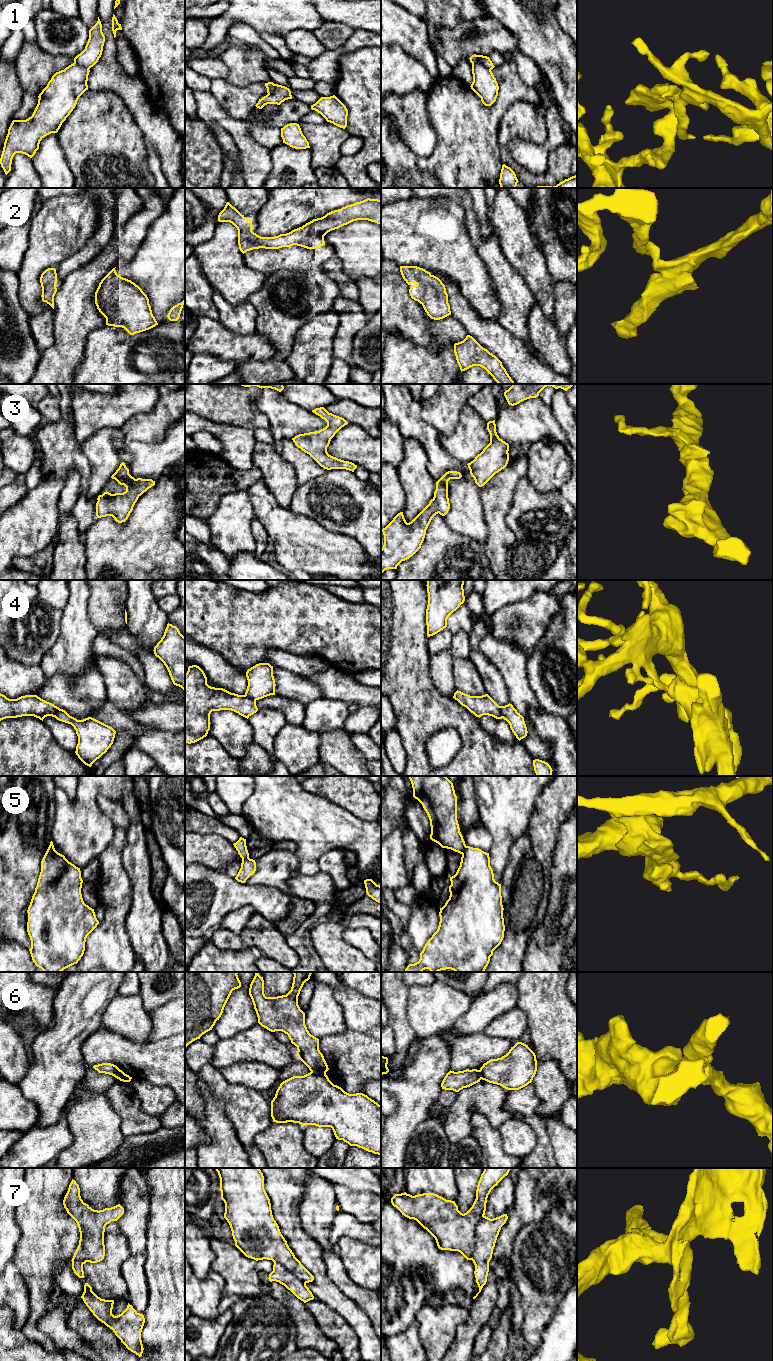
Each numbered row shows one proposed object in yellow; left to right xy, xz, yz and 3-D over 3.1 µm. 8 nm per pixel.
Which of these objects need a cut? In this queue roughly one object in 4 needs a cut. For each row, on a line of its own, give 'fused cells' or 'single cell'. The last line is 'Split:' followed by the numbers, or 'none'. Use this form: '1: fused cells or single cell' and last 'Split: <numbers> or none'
1: fused cells
2: single cell
3: single cell
4: fused cells
5: fused cells
6: fused cells
7: fused cells
Split: 1, 4, 5, 6, 7

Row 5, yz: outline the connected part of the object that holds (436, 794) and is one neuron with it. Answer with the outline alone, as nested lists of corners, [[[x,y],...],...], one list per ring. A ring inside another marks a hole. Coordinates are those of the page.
[[[408,776],[413,797],[426,811],[431,826],[430,839],[442,848],[462,854],[466,844],[457,820],[457,796],[446,776]]]

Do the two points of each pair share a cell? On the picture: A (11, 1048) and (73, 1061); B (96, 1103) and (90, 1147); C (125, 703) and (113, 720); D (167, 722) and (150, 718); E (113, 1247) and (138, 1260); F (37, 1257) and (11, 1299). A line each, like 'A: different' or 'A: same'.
A: different
B: same
C: different
D: same
E: different
F: different

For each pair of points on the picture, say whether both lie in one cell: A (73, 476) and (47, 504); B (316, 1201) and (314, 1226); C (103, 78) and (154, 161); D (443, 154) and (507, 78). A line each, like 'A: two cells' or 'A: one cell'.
A: two cells
B: one cell
C: two cells
D: one cell

